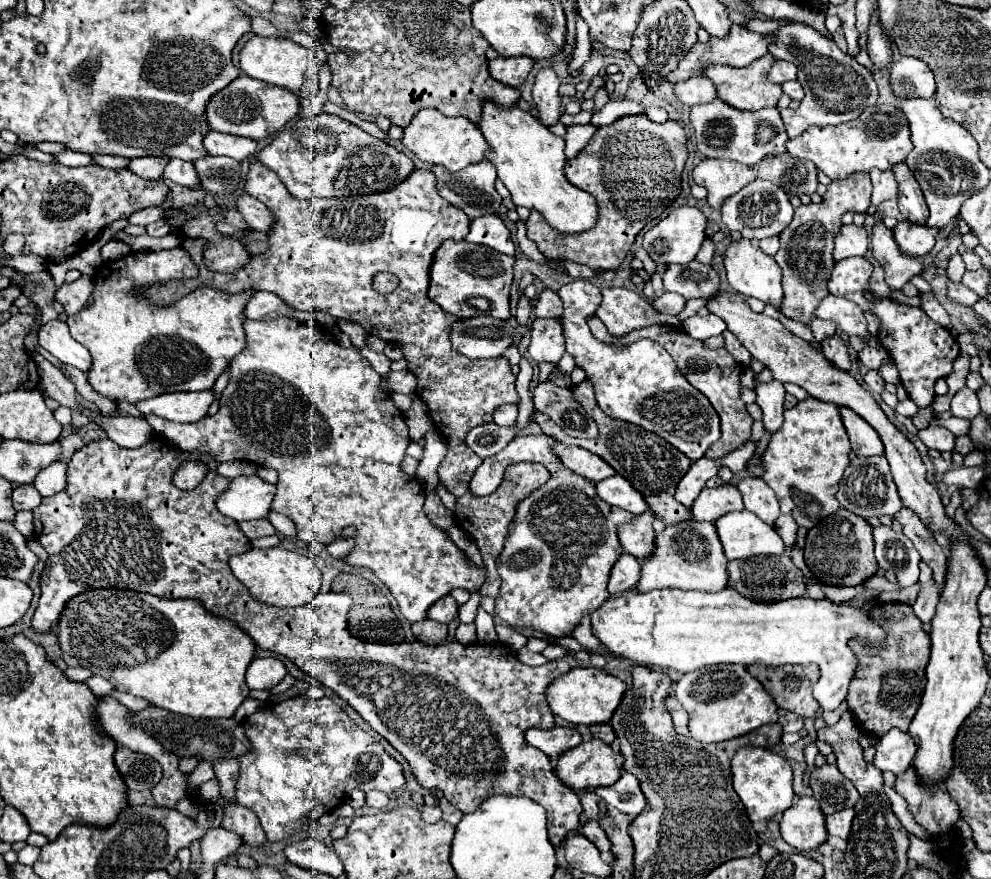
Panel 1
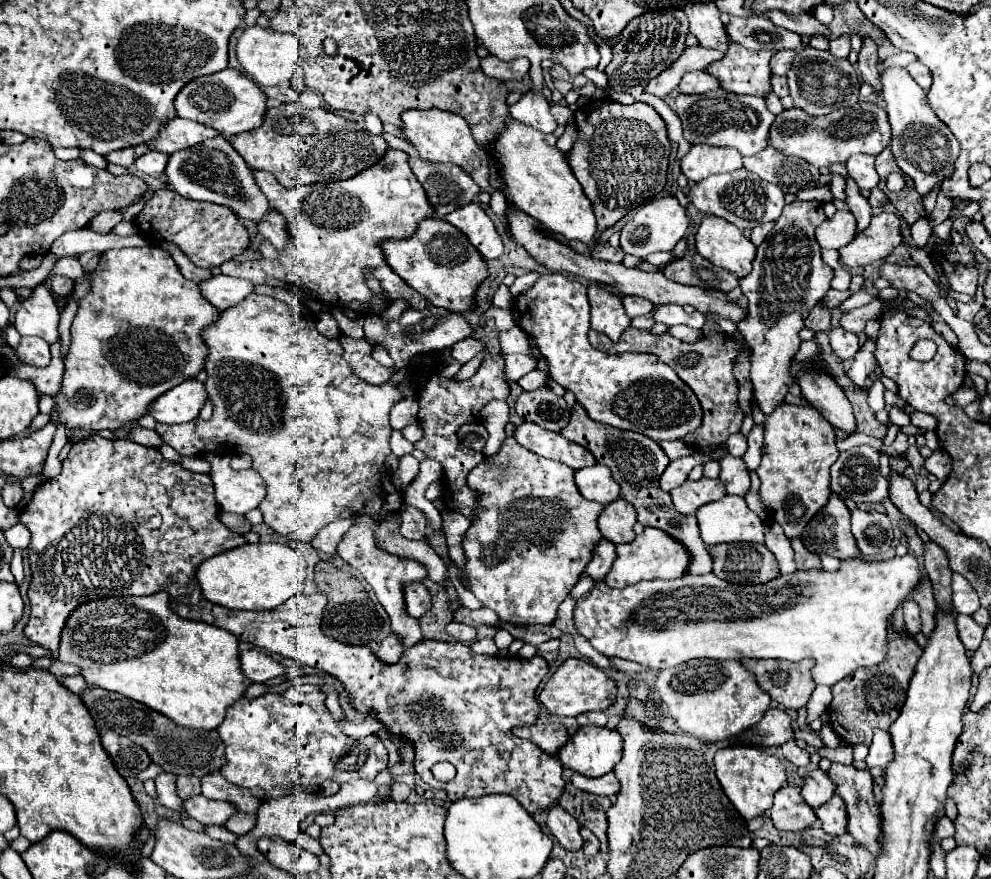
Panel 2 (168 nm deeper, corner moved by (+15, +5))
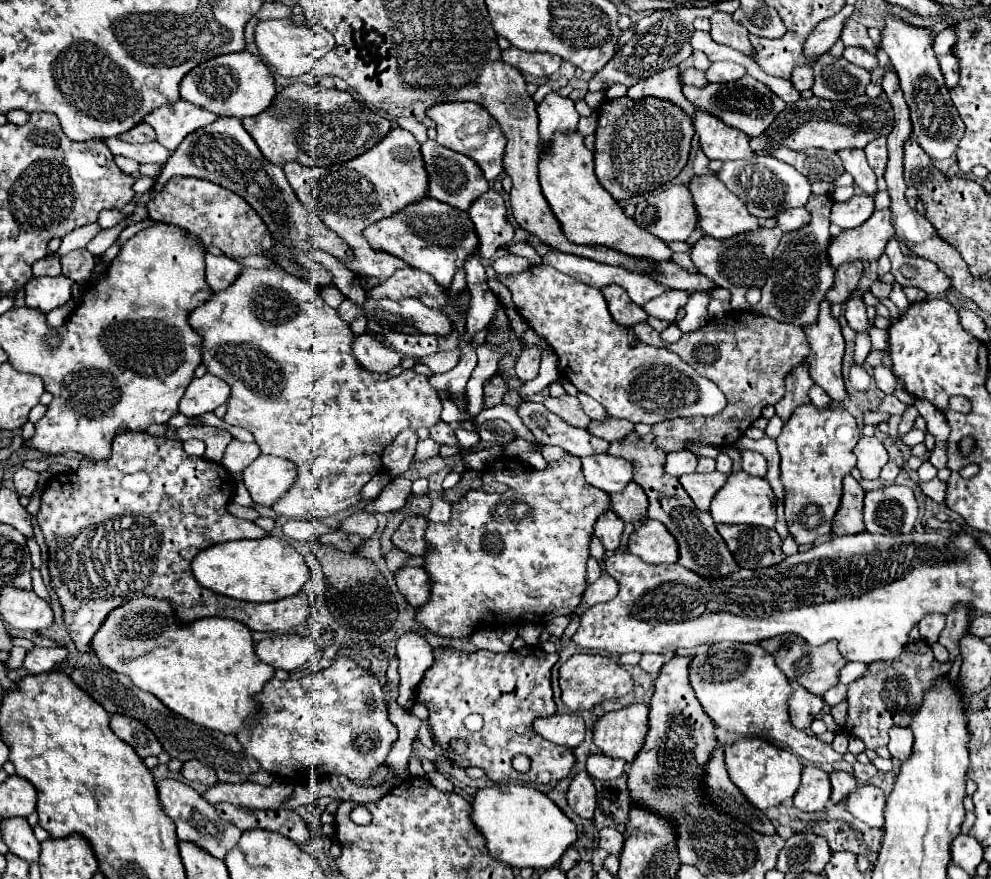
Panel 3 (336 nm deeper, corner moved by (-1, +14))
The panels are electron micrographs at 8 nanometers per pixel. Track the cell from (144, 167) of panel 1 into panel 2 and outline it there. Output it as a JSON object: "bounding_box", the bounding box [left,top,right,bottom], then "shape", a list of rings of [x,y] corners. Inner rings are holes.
{"bounding_box":[106,145,150,167],"shape":[[[140,145],[140,147],[126,147],[126,149],[120,149],[120,151],[114,151],[114,153],[108,153],[106,159],[110,163],[116,163],[116,165],[122,165],[122,167],[130,167],[140,155],[148,153],[150,147],[148,145]]]}

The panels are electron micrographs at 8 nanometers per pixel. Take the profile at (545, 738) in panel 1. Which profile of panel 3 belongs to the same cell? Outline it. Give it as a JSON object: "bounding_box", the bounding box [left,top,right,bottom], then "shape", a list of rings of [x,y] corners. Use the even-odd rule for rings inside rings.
{"bounding_box":[534,714,586,748],"shape":[[[554,714],[550,718],[536,720],[534,730],[542,738],[566,748],[576,748],[586,734],[584,720],[578,714]]]}

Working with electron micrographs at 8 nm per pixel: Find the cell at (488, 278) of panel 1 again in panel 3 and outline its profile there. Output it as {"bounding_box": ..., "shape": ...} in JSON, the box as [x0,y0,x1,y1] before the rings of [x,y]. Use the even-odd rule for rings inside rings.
{"bounding_box":[364,196,476,288],"shape":[[[428,196],[404,206],[388,218],[366,226],[364,236],[374,250],[388,252],[404,260],[408,266],[432,274],[434,280],[444,288],[452,284],[452,278],[462,266],[464,258],[476,252],[476,232],[472,230],[472,220],[468,214]]]}

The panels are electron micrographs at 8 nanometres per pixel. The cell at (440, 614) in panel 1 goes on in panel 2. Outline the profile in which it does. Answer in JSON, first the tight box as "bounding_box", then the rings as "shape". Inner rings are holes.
{"bounding_box":[404,583,432,619],"shape":[[[408,583],[404,589],[404,599],[406,599],[406,611],[414,619],[420,619],[432,609],[432,597],[424,583]]]}

